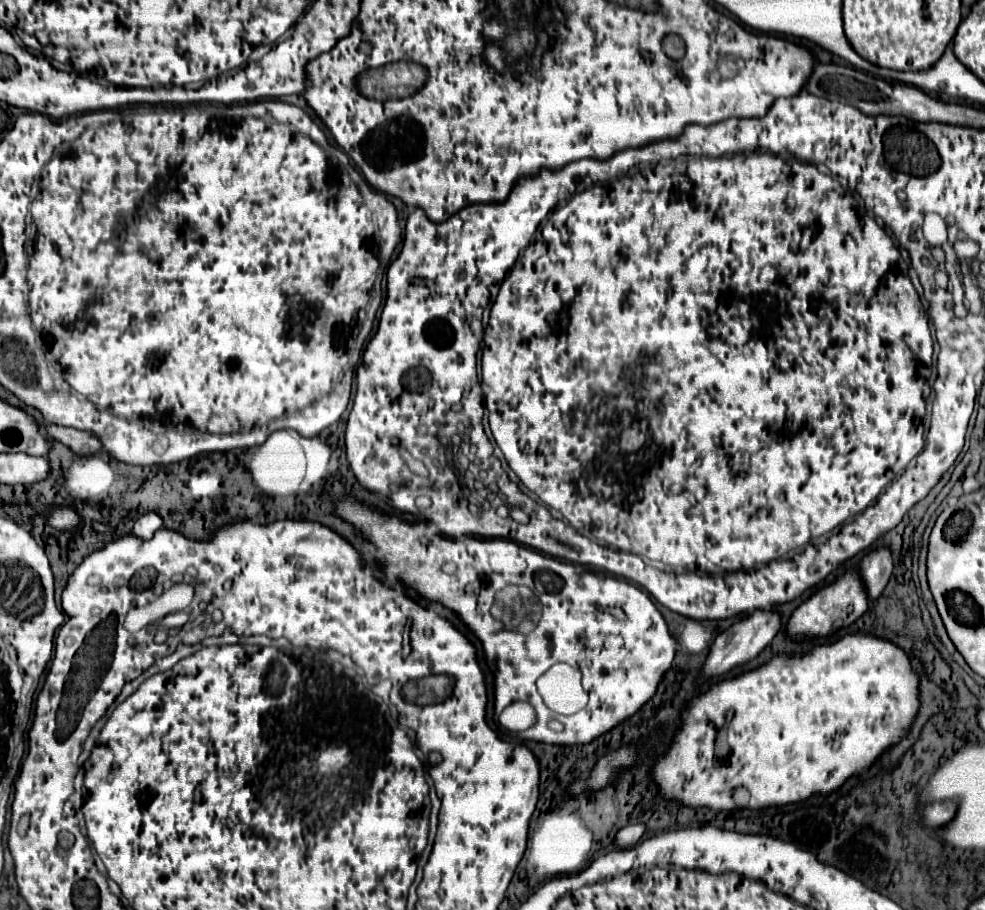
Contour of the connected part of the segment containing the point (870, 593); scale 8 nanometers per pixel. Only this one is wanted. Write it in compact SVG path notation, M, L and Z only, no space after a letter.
M881 548L881 550L875 550L875 552L867 554L861 560L857 572L859 572L859 578L863 580L867 598L871 602L877 600L881 596L881 592L885 590L885 586L891 578L891 572L893 572L891 552L887 548Z

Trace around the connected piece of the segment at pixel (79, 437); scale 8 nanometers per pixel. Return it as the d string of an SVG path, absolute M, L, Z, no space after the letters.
M45 424L45 432L53 438L69 446L77 454L95 454L101 450L101 444L89 434L89 432L79 432L73 428L63 428L57 424Z

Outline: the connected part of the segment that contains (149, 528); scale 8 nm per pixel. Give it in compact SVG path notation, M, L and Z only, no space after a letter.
M149 512L149 514L141 516L141 518L135 522L131 534L137 536L137 538L141 538L141 540L149 540L149 538L161 528L161 524L163 524L163 520L161 520L157 514Z

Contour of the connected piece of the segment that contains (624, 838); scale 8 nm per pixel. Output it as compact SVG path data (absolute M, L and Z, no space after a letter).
M645 824L621 828L619 834L617 834L617 844L619 844L621 848L623 848L623 846L633 846L635 842L639 842L639 838L643 836L643 832L645 832Z

